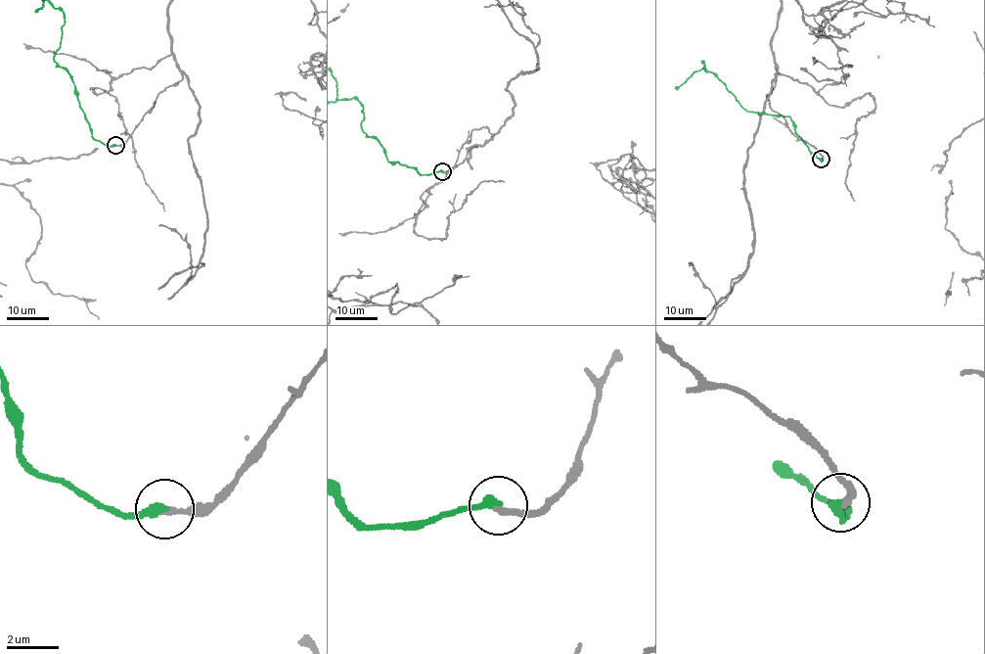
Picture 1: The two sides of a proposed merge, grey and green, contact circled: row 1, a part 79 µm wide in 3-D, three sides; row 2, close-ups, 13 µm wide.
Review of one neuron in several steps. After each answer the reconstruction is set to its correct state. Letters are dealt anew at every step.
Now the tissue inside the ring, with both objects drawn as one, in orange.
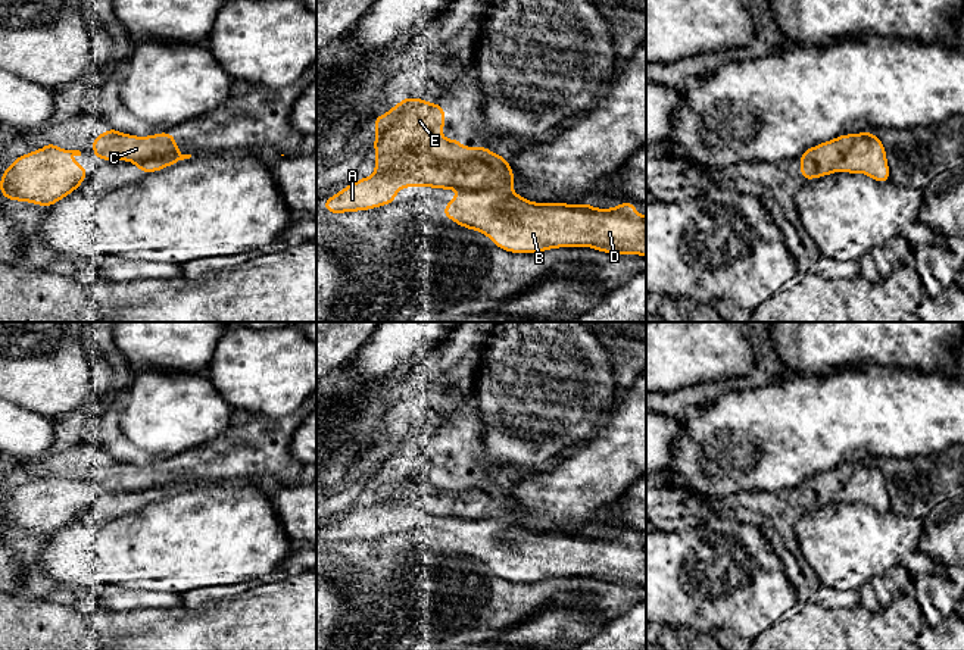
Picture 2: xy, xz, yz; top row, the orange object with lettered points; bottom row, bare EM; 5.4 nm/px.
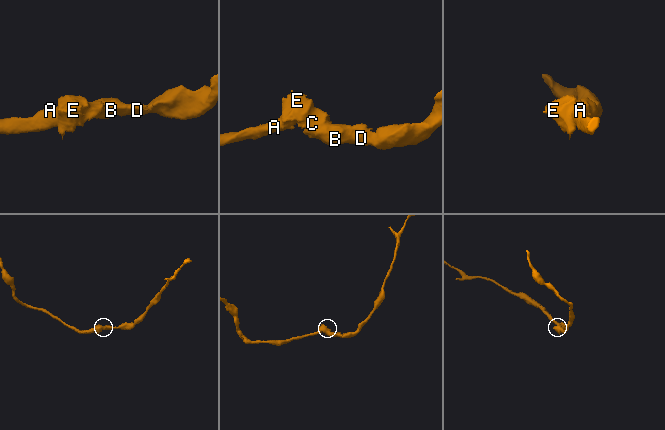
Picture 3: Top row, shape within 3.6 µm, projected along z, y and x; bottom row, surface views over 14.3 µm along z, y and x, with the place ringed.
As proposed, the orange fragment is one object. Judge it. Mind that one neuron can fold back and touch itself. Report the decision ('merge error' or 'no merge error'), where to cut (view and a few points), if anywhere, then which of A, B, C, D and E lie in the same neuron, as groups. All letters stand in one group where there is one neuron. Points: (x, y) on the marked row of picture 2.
no merge error; no cut; A B C D E

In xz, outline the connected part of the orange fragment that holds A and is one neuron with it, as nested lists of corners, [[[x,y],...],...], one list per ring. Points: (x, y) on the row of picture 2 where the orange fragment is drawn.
[[[406,97],[399,104],[390,107],[389,115],[375,116],[375,174],[344,187],[322,203],[328,213],[369,210],[377,206],[387,206],[396,201],[396,191],[402,187],[424,185],[431,188],[459,188],[461,193],[449,204],[443,204],[443,216],[458,225],[486,234],[495,246],[511,253],[540,253],[558,247],[587,246],[603,253],[627,254],[636,253],[646,257],[646,216],[634,215],[637,203],[620,203],[615,209],[595,209],[587,201],[583,204],[565,203],[533,203],[512,193],[515,174],[509,168],[508,159],[492,153],[487,147],[472,146],[464,149],[459,140],[443,140],[440,129],[446,126],[443,104],[431,104],[428,100]]]

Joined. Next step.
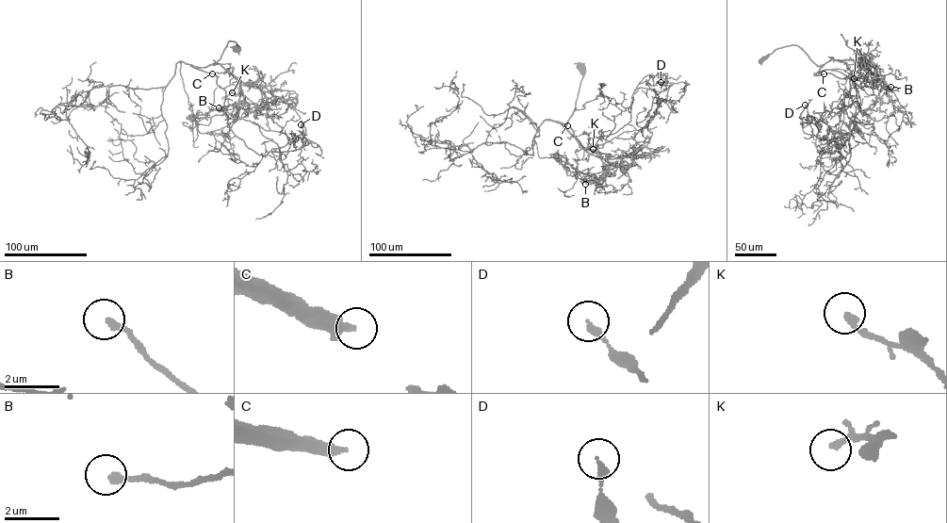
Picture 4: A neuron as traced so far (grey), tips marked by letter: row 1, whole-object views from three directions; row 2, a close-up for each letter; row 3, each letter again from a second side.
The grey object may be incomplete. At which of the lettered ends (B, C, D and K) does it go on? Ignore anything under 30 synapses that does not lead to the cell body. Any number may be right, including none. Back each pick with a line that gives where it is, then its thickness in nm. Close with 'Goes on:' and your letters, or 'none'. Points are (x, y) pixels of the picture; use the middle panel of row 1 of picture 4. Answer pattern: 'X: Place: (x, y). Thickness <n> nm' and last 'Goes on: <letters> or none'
Goes on: none

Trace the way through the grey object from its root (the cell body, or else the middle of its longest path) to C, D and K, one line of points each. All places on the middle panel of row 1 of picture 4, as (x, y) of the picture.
C: (581, 68), (576, 108), (565, 126), (549, 120), (567, 125)
D: (581, 68), (565, 127), (586, 132), (589, 150), (630, 121), (636, 88), (673, 84), (661, 82)
K: (581, 68), (576, 108), (565, 127), (587, 151), (601, 156), (593, 149)

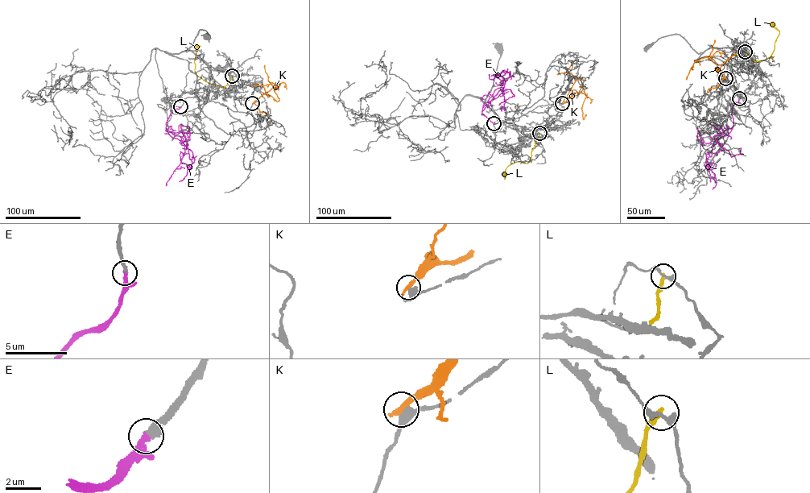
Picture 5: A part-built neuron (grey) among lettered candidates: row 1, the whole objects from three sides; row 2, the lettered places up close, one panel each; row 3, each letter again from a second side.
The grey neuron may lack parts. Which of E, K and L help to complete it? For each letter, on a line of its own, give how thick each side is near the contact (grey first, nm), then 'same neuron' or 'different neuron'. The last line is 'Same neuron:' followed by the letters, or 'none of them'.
E: 280/280 nm | same neuron
K: 360/360 nm | different neuron
L: 280/240 nm | different neuron
Same neuron: E

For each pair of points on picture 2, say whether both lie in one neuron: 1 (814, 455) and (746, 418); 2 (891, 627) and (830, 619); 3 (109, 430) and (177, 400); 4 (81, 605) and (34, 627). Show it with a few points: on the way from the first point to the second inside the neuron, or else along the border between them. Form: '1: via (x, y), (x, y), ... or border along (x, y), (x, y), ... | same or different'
1: via (798, 438), (794, 434), (774, 434), (763, 428) | same
2: via (876, 627), (845, 627) | same
3: via (125, 419), (156, 419), (159, 416) | same
4: border along (71, 605), (84, 613), (97, 613), (102, 609) | different

